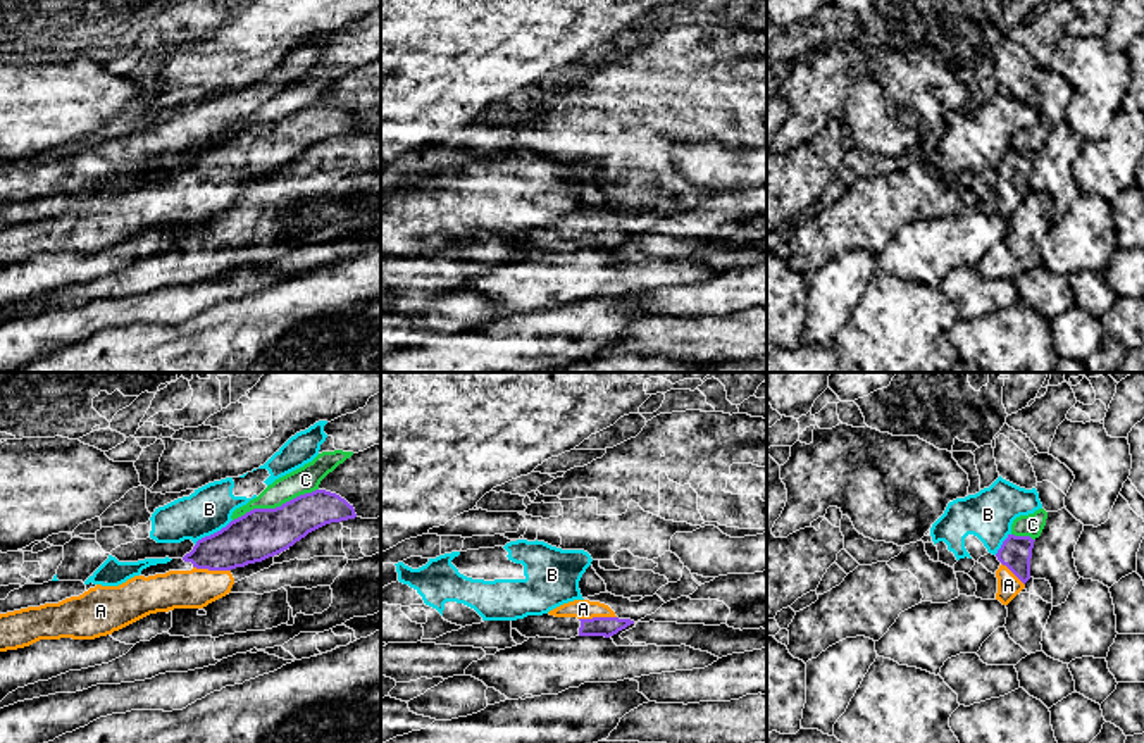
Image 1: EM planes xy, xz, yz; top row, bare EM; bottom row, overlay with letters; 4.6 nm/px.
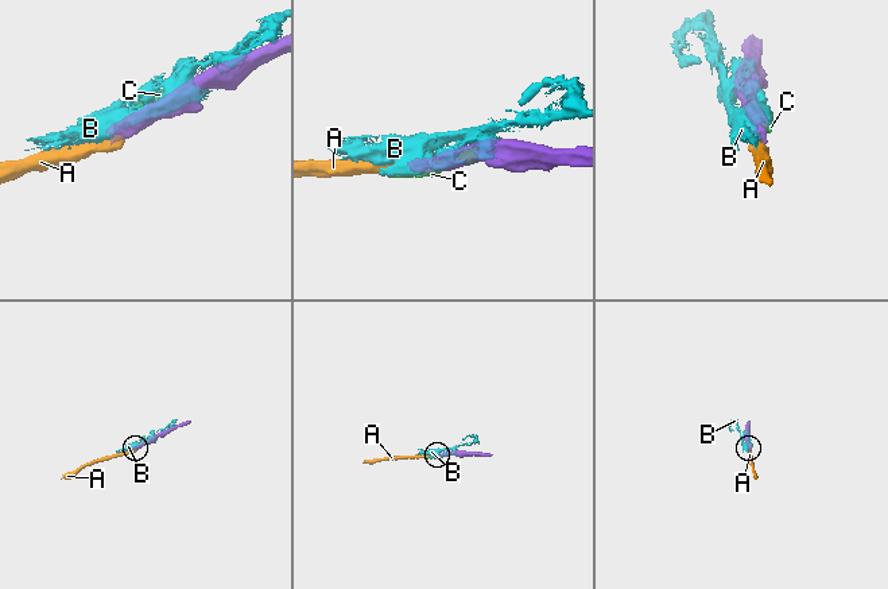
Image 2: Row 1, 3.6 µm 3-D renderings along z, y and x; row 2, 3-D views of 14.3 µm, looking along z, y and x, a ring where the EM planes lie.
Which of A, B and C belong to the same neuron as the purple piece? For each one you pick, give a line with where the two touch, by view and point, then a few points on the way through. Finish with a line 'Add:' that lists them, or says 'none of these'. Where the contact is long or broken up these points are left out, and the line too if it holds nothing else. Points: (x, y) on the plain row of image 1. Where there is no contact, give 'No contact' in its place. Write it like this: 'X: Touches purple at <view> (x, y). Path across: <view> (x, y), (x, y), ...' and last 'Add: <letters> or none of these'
A: Touches purple at xy (212, 183). Path across: xy (254, 150), (238, 157), (212, 183), (195, 202)
Add: A

